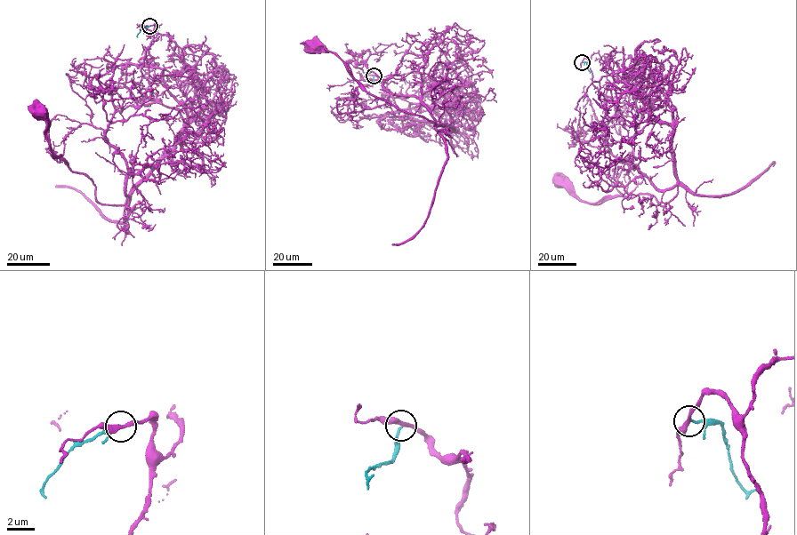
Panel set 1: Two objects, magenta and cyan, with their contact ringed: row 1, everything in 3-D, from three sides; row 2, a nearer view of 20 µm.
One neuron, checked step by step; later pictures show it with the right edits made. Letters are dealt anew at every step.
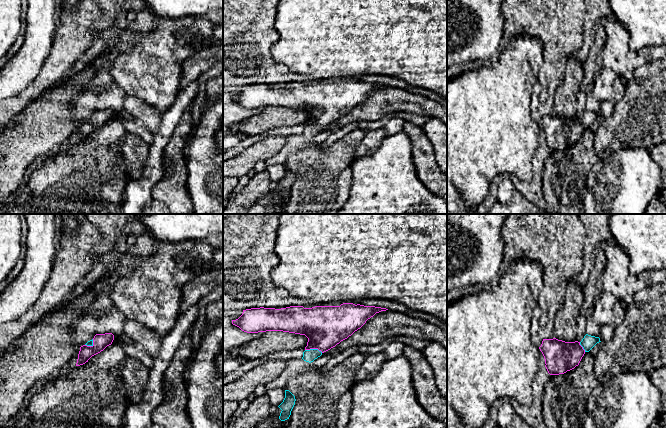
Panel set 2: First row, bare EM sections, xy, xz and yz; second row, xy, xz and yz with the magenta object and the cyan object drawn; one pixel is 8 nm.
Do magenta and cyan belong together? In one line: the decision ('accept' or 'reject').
accept

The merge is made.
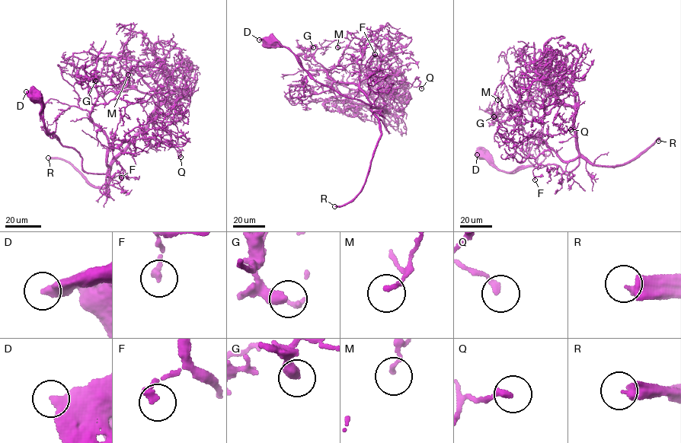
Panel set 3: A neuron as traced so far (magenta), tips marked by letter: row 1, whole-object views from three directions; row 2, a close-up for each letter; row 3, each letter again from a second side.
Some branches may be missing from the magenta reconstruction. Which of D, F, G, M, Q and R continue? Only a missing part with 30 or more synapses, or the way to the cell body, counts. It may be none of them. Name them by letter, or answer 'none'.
G, R

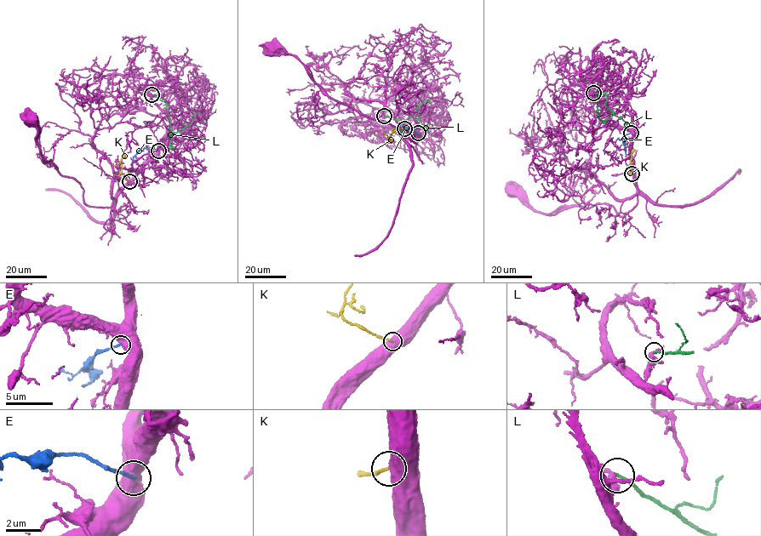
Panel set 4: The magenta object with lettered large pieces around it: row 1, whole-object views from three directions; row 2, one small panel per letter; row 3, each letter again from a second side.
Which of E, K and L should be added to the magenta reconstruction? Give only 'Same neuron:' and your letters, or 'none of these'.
Same neuron: K

